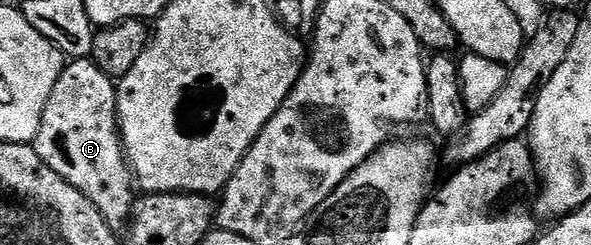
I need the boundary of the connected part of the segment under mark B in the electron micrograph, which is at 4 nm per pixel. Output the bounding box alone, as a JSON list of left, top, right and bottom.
[35,58,135,228]

